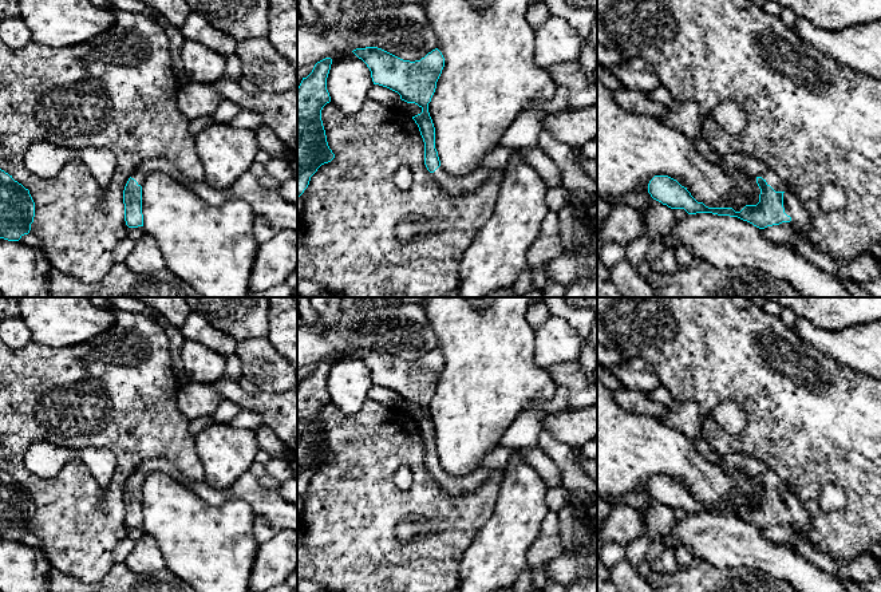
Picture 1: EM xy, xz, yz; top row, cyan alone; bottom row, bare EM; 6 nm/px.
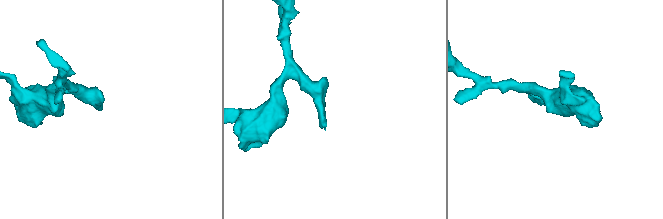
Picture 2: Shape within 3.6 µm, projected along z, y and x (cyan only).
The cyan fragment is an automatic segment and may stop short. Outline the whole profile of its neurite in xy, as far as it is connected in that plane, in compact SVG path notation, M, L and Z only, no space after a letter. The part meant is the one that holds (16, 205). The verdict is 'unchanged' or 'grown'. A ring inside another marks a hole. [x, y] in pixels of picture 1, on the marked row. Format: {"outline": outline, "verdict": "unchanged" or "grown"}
{"outline": "M0 169L0 238L19 241L29 233L33 217L29 190Z", "verdict": "unchanged"}

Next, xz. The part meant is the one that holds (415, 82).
{"outline": "M378 47L356 48L352 52L367 64L374 84L387 87L398 92L402 100L422 108L412 119L424 142L424 165L446 194L458 196L477 190L489 179L491 170L486 167L454 177L440 166L435 149L435 127L428 113L428 103L445 67L445 58L438 48L415 62L403 60Z", "verdict": "grown"}

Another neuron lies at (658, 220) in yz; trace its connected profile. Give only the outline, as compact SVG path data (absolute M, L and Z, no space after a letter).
M652 198L649 206L640 210L643 232L652 241L661 240L675 225L673 209Z

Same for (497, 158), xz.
M499 145L491 147L482 159L482 166L490 170L505 169L515 153L519 153L524 161L530 165L542 178L548 189L562 186L562 174L556 162L548 157L540 146L525 149L510 149Z

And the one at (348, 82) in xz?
M359 58L331 64L327 90L331 102L345 115L355 115L360 111L372 84L371 71Z

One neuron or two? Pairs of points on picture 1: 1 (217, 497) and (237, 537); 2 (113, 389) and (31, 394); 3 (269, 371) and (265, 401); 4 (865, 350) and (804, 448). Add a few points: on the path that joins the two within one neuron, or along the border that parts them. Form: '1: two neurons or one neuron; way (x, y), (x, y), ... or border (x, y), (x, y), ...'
1: two neurons; border (193, 490), (213, 505), (244, 500), (252, 509)
2: one neuron; way (93, 386), (68, 386), (60, 391), (51, 391)
3: two neurons; border (260, 390), (283, 393)
4: two neurons; border (825, 355), (866, 375)

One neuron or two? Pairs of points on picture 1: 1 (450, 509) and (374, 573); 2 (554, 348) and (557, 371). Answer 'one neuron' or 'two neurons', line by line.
1: one neuron
2: two neurons

